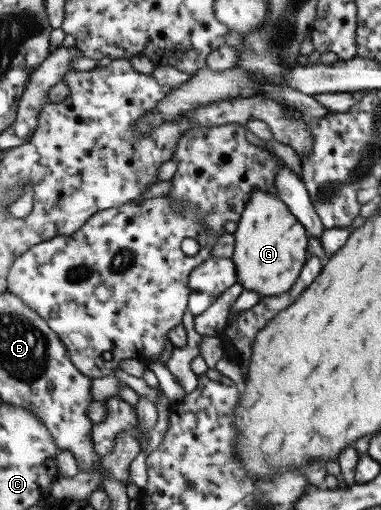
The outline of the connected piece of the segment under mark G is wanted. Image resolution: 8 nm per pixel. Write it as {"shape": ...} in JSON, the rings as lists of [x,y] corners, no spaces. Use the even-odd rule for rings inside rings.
{"shape":[[[254,191],[244,205],[236,223],[236,230],[231,234],[234,237],[234,246],[231,261],[234,263],[237,282],[244,290],[252,290],[261,296],[276,296],[286,292],[296,280],[300,269],[308,257],[306,251],[307,235],[305,229],[296,221],[294,215],[277,197],[262,191]]]}

